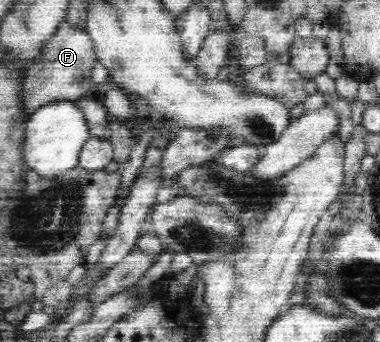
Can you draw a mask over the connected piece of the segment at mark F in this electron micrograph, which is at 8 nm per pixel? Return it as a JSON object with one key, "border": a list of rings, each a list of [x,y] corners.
{"border":[[[68,23],[60,25],[56,36],[45,46],[41,59],[31,66],[20,82],[18,105],[28,118],[37,108],[58,101],[74,101],[80,96],[91,93],[92,67],[97,56],[91,36],[87,31],[70,27]]]}

